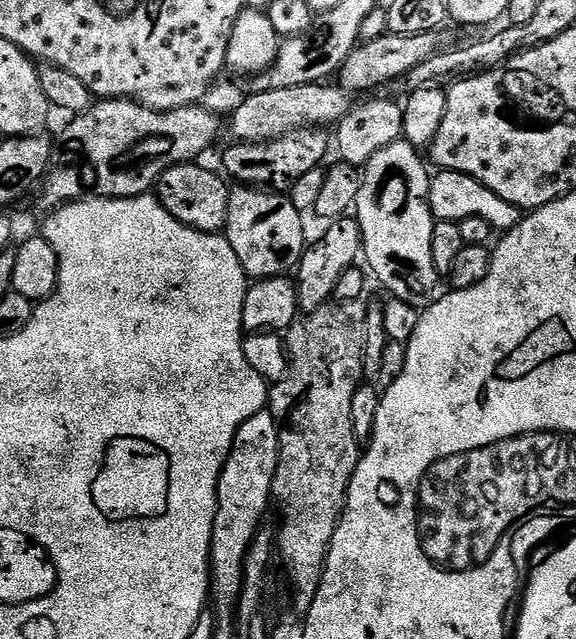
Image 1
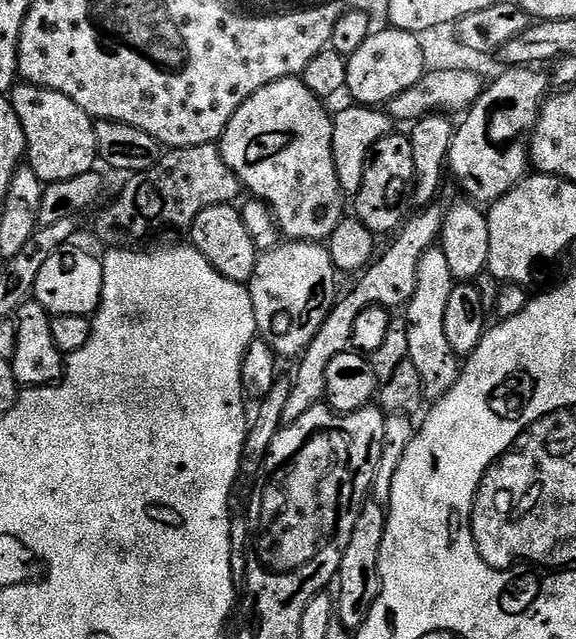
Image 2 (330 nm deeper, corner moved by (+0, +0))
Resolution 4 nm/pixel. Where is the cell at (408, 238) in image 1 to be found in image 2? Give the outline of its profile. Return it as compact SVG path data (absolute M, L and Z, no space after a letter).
M433 246L426 254L422 254L418 262L418 284L414 286L414 294L406 305L406 338L409 339L407 359L418 370L423 395L432 402L439 400L452 389L454 382L460 377L462 367L461 357L454 350L450 350L450 342L446 342L446 301L450 299L453 283L446 254L439 246Z

